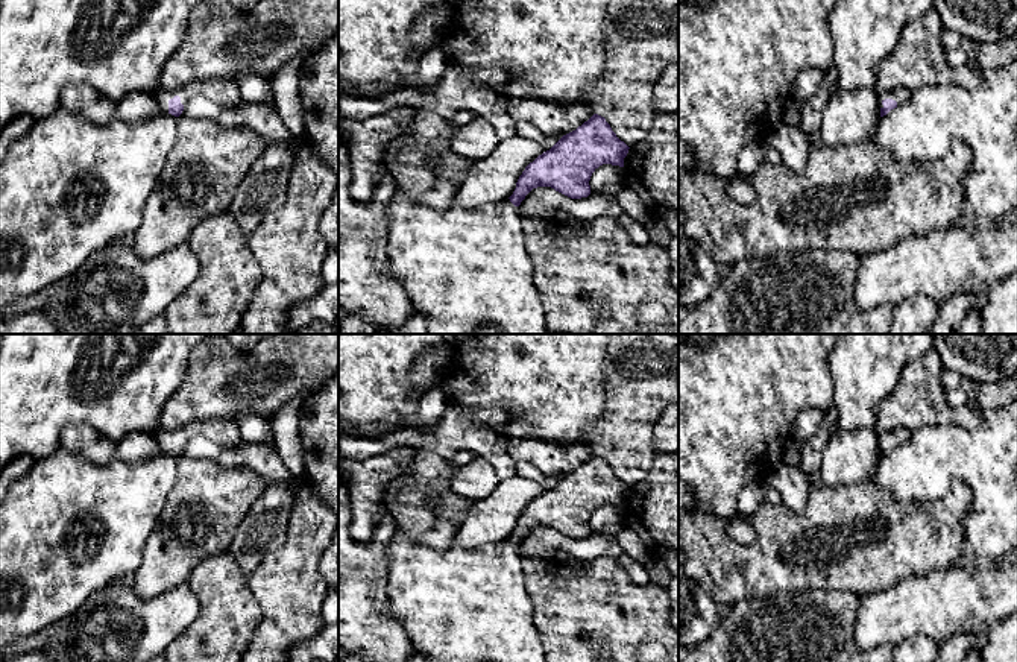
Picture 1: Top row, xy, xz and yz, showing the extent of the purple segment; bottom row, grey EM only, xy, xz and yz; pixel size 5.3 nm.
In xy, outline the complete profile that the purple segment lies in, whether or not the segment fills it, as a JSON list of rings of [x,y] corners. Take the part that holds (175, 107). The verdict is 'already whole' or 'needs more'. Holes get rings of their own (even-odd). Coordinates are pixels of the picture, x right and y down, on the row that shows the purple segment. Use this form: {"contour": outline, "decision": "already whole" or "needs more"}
{"contour": [[[208,79],[190,82],[175,91],[161,88],[152,96],[164,112],[179,117],[184,106],[196,96],[205,96],[213,102],[232,106],[240,100],[240,88],[235,80]]], "decision": "needs more"}

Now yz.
{"contour": [[[894,88],[882,91],[877,96],[879,96],[880,117],[883,117],[894,108],[906,103],[911,97],[911,91],[906,88]]], "decision": "needs more"}

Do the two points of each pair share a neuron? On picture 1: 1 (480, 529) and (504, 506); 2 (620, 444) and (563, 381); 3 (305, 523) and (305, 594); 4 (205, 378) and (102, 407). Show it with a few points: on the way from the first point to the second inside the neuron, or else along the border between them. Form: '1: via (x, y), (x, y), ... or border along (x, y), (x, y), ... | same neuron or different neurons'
1: via (486, 524), (498, 512) | same neuron
2: border along (604, 386), (600, 419), (580, 442) | different neurons
3: via (305, 541), (305, 576) | same neuron
4: border along (192, 353), (187, 375), (167, 401), (161, 418) | different neurons

